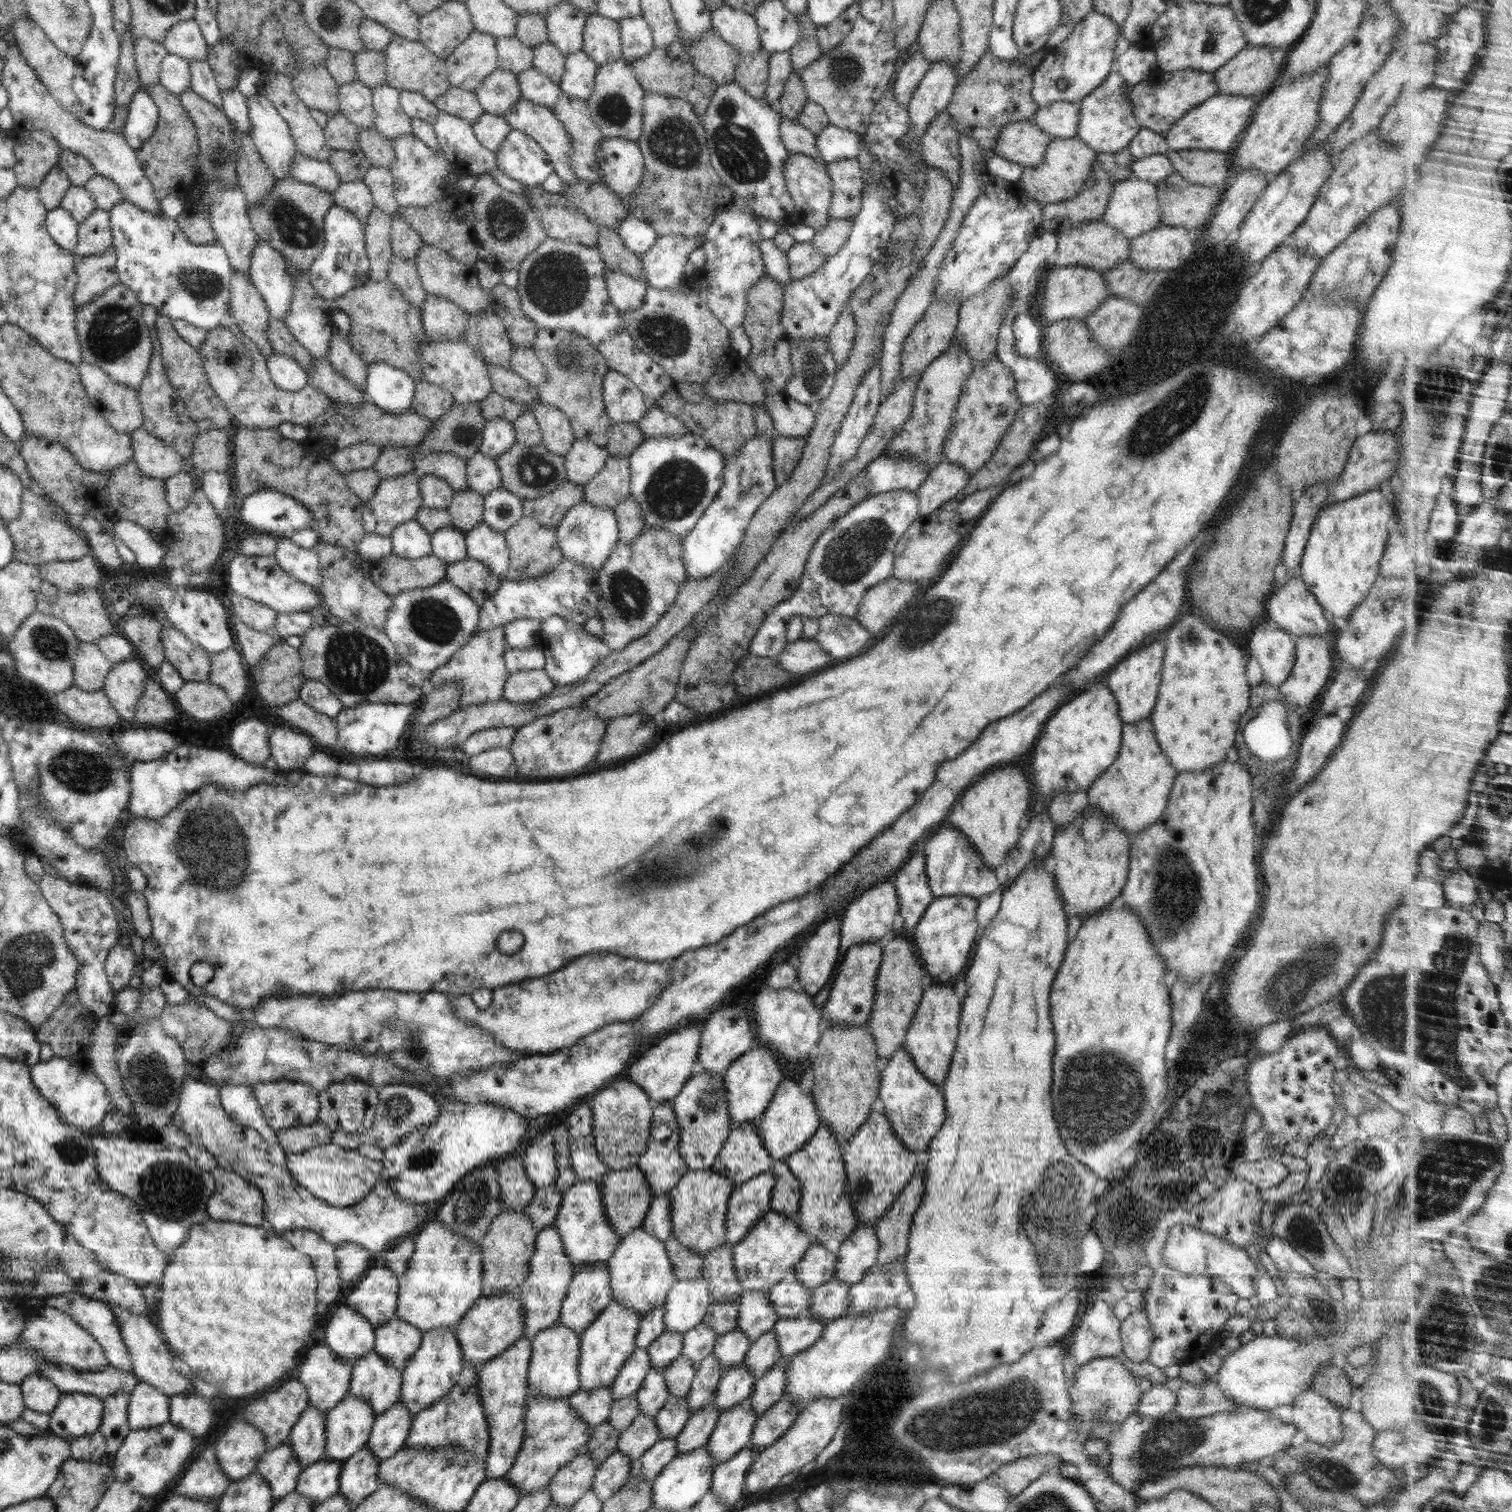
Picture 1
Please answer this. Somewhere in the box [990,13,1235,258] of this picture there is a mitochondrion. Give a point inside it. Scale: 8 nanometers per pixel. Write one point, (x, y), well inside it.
(1208, 46)

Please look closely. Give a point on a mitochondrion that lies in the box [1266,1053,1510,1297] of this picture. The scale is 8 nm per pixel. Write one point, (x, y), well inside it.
(1459, 1163)

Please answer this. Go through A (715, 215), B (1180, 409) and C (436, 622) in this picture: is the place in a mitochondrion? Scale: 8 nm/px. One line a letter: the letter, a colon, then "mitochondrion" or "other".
A: other
B: mitochondrion
C: mitochondrion

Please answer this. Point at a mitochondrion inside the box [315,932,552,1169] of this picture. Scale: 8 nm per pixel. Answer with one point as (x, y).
(416, 1048)

